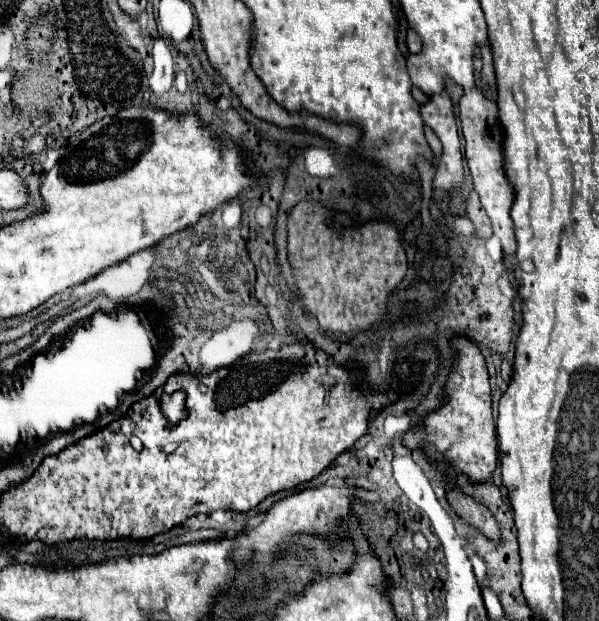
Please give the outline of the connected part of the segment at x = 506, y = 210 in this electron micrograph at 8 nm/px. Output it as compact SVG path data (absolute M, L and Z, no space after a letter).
M474 84L464 88L464 96L460 100L460 126L462 126L464 140L466 140L466 160L468 160L472 180L474 180L474 190L480 196L480 202L486 210L486 214L490 216L494 234L502 240L504 254L510 256L516 252L514 224L510 218L514 192L512 192L512 186L506 180L504 168L502 168L502 128L498 122L496 102L486 100Z

